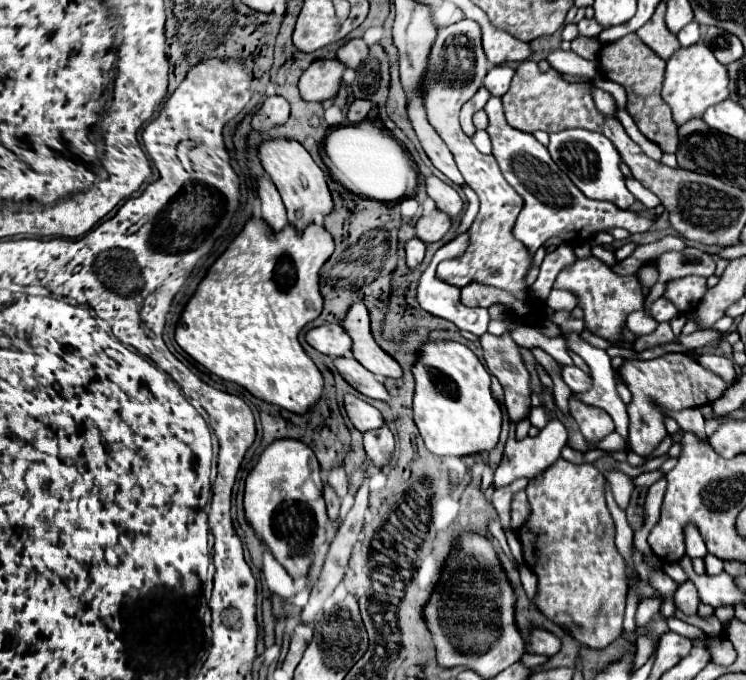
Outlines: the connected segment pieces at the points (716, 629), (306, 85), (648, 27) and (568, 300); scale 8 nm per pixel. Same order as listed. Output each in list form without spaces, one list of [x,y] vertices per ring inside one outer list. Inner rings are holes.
[[[677,609],[675,613],[679,619],[702,629],[708,636],[715,637],[722,633],[722,626],[717,617],[713,614],[710,617],[702,617],[697,614],[696,617],[688,617],[682,611]]]
[[[319,59],[301,75],[299,93],[305,101],[327,101],[337,95],[345,65],[339,59]]]
[[[661,1],[651,17],[639,31],[637,37],[651,47],[661,59],[669,59],[675,49],[679,49],[679,39],[665,27],[665,1]]]
[[[553,289],[549,299],[547,299],[547,305],[553,309],[553,311],[573,311],[577,307],[577,297],[571,293],[571,291],[557,291]]]

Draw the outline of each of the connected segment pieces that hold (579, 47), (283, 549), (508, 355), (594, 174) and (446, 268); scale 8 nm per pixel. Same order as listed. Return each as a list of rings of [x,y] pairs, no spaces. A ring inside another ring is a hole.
[[[577,37],[573,43],[571,43],[571,49],[583,57],[583,59],[589,59],[589,61],[595,61],[597,55],[599,55],[599,49],[601,49],[601,43],[597,39],[589,39],[589,37]]]
[[[297,439],[273,441],[247,477],[245,517],[291,577],[307,575],[313,557],[311,541],[315,527],[325,527],[327,513],[321,487],[321,469],[315,453]]]
[[[509,331],[503,337],[485,333],[481,337],[481,347],[485,351],[485,363],[491,375],[499,379],[505,391],[505,407],[509,417],[517,423],[531,403],[529,373],[521,361],[519,345],[513,343]]]
[[[565,129],[551,135],[551,143],[547,149],[557,167],[573,181],[573,185],[585,197],[597,201],[609,201],[619,209],[627,209],[629,205],[635,203],[635,197],[627,191],[625,177],[619,171],[619,153],[601,133],[587,129]]]
[[[463,19],[445,29],[439,29],[429,53],[427,71],[421,81],[423,105],[427,111],[427,121],[453,153],[457,167],[465,177],[465,183],[477,193],[479,215],[475,217],[473,225],[467,231],[469,247],[465,249],[465,253],[461,253],[455,259],[441,261],[437,267],[437,277],[455,287],[481,283],[497,289],[507,289],[519,299],[523,299],[527,295],[525,273],[529,269],[531,255],[527,253],[523,243],[519,243],[511,233],[515,219],[523,207],[523,201],[513,191],[513,187],[503,179],[499,165],[495,163],[495,157],[479,153],[473,141],[463,133],[459,125],[461,107],[483,87],[483,79],[489,67],[491,65],[481,47],[481,29],[475,21]]]

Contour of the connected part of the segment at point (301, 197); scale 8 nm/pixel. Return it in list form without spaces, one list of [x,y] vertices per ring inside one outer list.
[[[267,139],[259,145],[259,161],[265,169],[265,173],[275,183],[285,209],[289,223],[295,225],[299,231],[313,221],[313,217],[325,217],[333,211],[333,199],[327,189],[325,173],[317,167],[317,163],[311,159],[311,155],[305,151],[303,145],[295,139]]]

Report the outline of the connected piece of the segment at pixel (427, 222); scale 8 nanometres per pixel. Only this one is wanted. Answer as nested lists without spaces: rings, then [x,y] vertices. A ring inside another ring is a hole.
[[[433,211],[429,215],[421,215],[415,221],[415,235],[425,243],[443,239],[443,235],[449,229],[451,229],[451,219],[449,219],[449,215],[443,215],[443,211]]]

